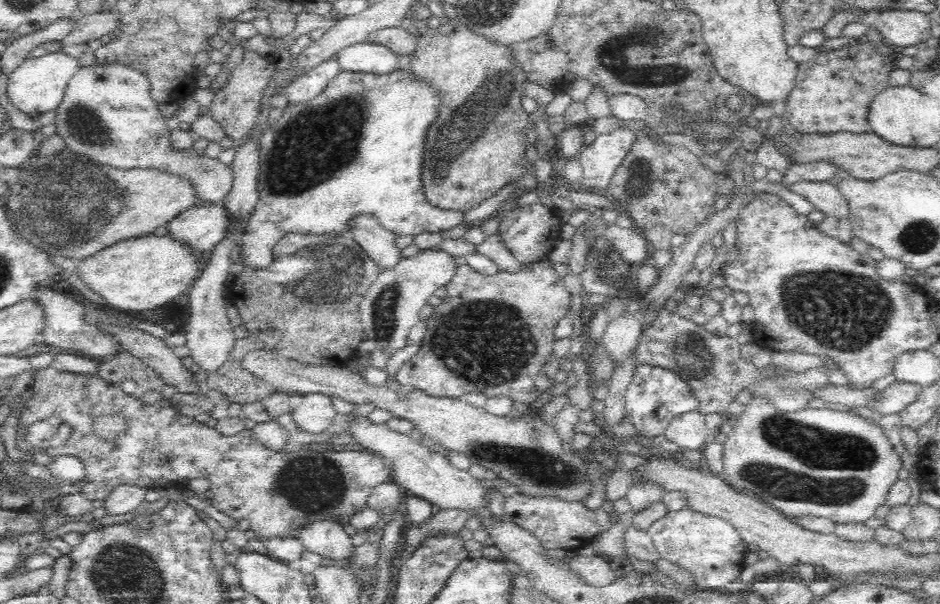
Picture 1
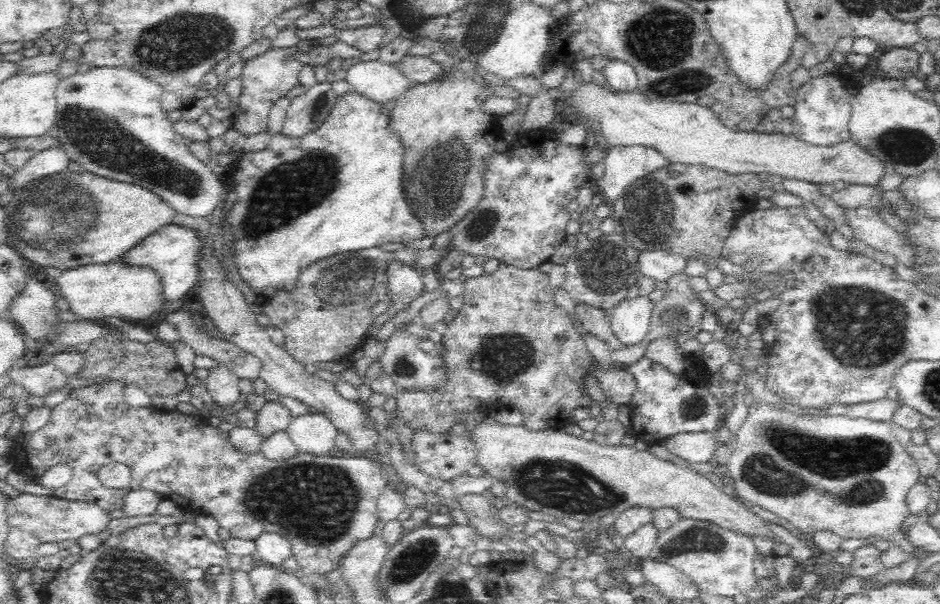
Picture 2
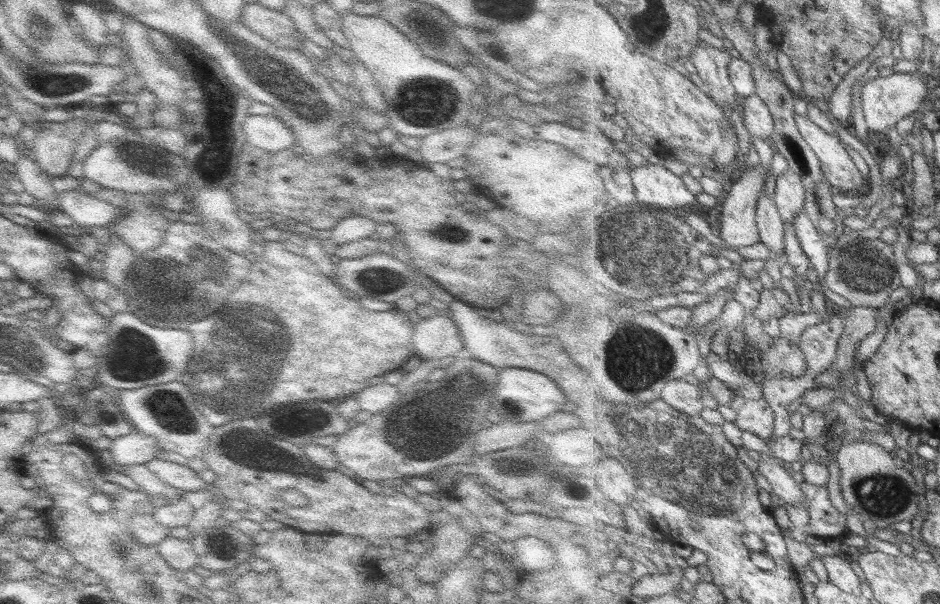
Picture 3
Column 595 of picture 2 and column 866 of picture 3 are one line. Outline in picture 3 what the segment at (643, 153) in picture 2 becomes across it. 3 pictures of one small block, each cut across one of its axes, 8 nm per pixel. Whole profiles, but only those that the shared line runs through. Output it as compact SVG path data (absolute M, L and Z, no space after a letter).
M796 115L795 120L797 120L800 136L816 153L822 172L833 187L839 188L843 193L858 196L868 191L867 180L857 170L845 146L835 139L835 136L815 126L804 115Z

